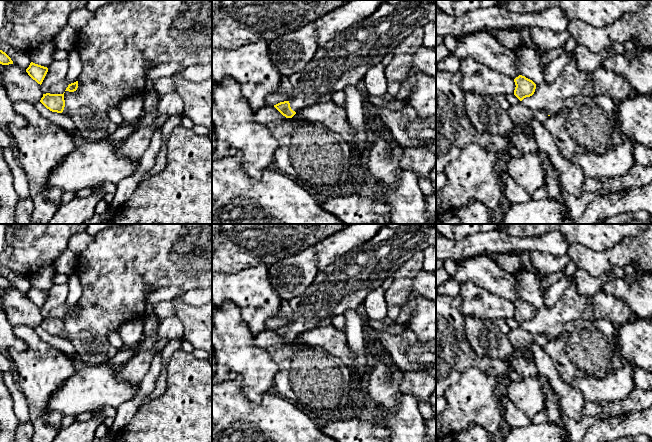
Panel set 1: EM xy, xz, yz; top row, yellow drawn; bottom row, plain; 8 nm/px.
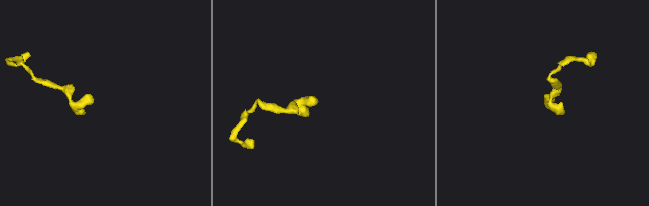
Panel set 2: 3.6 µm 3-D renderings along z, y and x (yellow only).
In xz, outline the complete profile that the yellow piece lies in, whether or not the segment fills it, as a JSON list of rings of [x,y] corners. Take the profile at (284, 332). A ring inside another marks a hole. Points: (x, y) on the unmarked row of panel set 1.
[[[400,224],[397,228],[383,226],[368,242],[347,251],[319,271],[307,290],[299,298],[289,301],[293,312],[291,324],[274,331],[286,342],[292,342],[300,333],[332,323],[335,316],[344,315],[348,310],[361,310],[370,292],[379,291],[382,283],[403,263],[429,246],[436,246],[435,227],[420,224]]]

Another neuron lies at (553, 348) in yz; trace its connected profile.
[[[608,320],[567,323],[561,335],[549,340],[543,350],[550,357],[560,379],[569,384],[578,376],[605,377],[609,372],[620,369],[625,362],[618,346],[617,327]]]

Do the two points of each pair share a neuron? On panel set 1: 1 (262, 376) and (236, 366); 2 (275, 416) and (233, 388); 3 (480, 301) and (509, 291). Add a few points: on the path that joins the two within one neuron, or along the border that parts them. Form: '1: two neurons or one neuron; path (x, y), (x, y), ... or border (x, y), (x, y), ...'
1: one neuron; path (256, 370), (252, 366), (242, 366)
2: one neuron; path (263, 416), (255, 416), (239, 400)
3: two neurons; border (475, 284), (513, 303)

